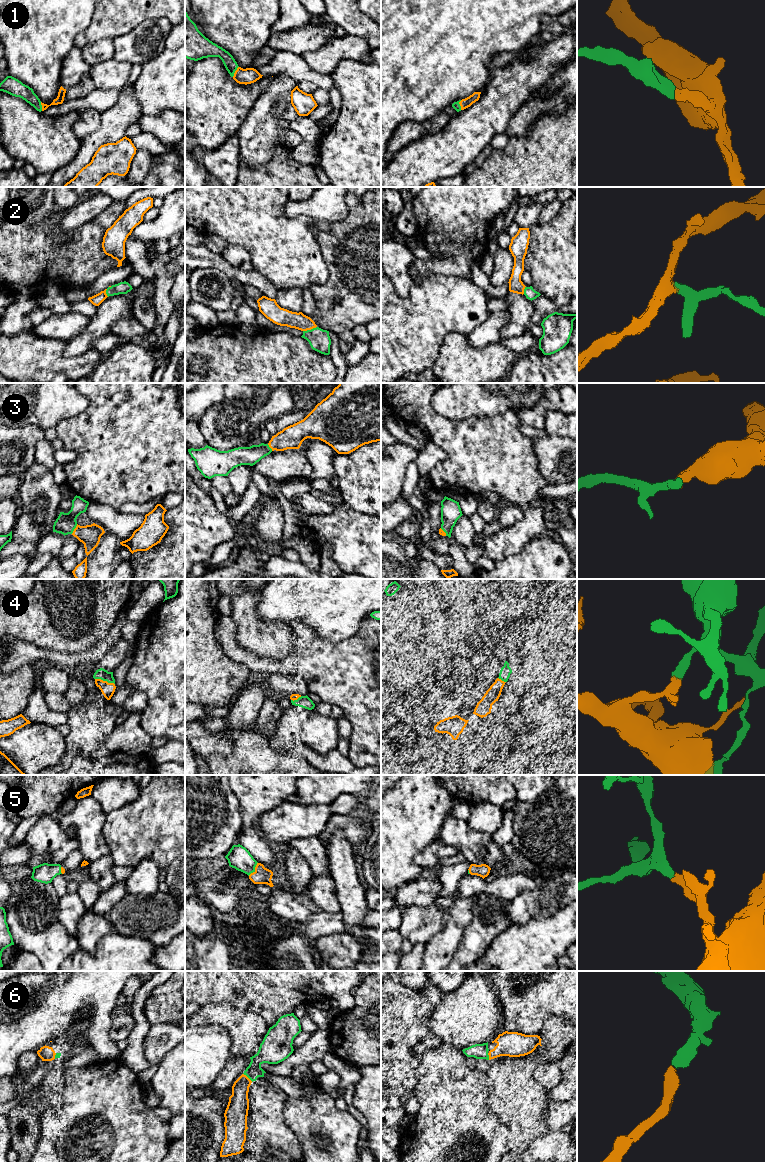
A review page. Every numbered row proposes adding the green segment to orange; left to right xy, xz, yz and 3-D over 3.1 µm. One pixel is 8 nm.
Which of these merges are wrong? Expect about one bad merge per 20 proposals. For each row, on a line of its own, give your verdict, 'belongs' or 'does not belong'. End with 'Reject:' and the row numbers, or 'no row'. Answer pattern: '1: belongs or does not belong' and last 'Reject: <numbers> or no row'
1: belongs
2: belongs
3: belongs
4: belongs
5: belongs
6: belongs
Reject: no row

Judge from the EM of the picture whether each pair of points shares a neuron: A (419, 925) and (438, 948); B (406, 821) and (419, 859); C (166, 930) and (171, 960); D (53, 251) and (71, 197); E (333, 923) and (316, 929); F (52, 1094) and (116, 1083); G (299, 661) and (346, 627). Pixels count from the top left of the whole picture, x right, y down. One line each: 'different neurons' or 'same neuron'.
A: different neurons
B: different neurons
C: different neurons
D: different neurons
E: same neuron
F: different neurons
G: different neurons

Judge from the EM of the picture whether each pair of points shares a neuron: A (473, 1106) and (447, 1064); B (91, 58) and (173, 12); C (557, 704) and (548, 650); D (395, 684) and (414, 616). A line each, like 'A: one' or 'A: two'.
A: one
B: two
C: two
D: one

